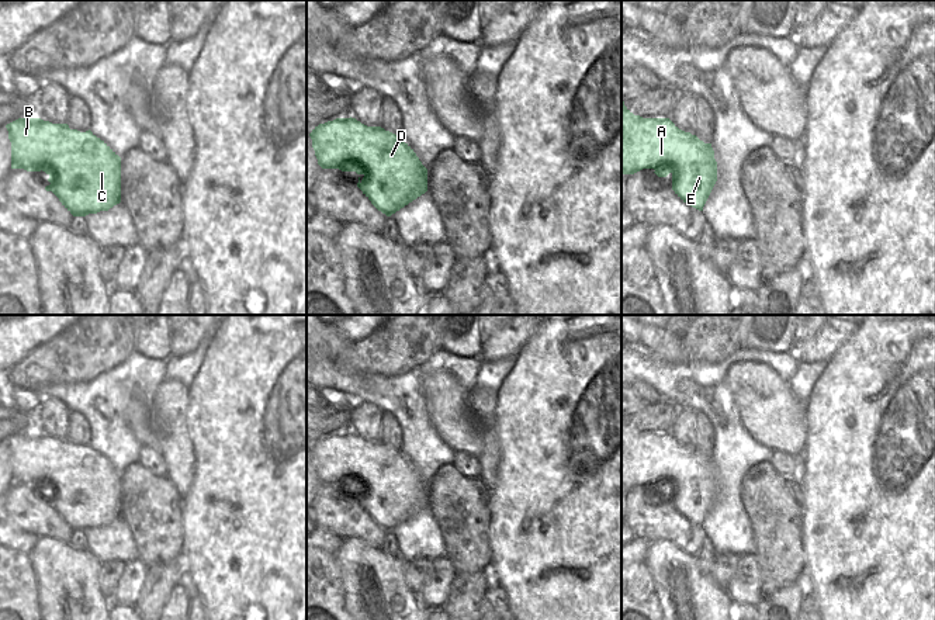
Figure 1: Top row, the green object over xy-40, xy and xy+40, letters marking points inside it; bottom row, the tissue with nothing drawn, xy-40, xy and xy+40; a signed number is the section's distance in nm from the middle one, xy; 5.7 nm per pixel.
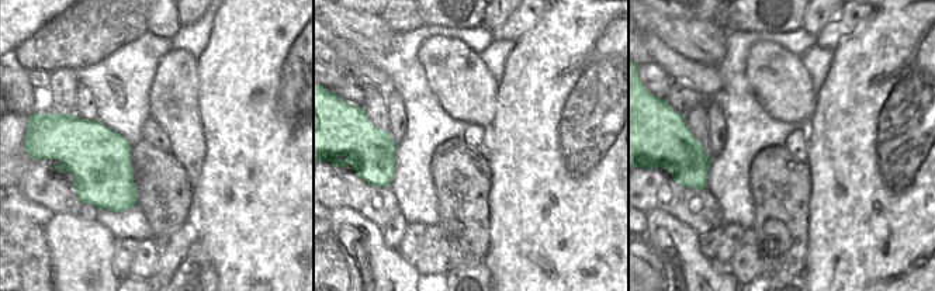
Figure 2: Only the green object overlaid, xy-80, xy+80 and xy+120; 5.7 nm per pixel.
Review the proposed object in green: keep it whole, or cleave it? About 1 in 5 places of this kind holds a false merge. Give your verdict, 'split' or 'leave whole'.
leave whole

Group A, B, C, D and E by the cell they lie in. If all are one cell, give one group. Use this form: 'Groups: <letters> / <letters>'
Groups: A B C D E

